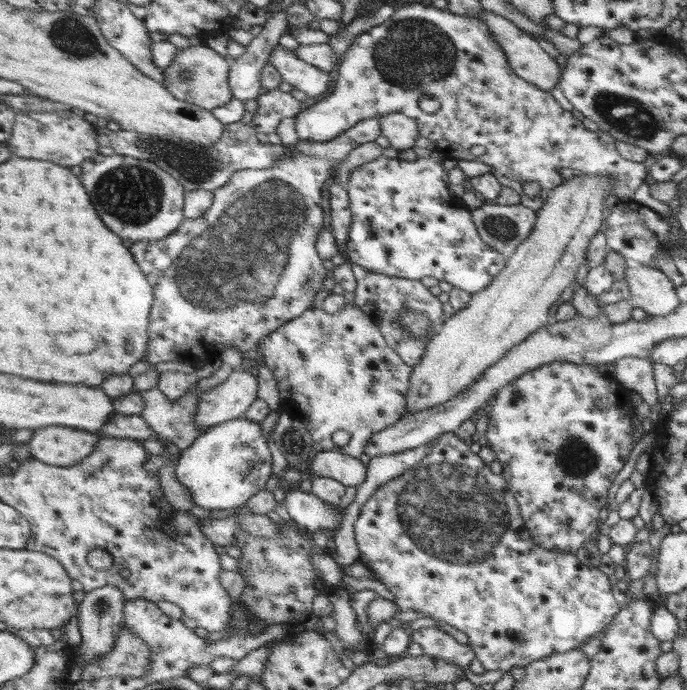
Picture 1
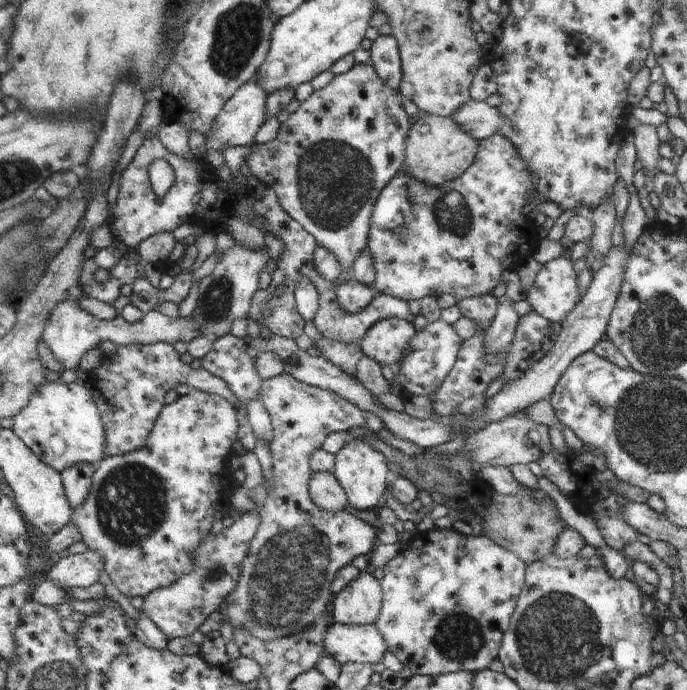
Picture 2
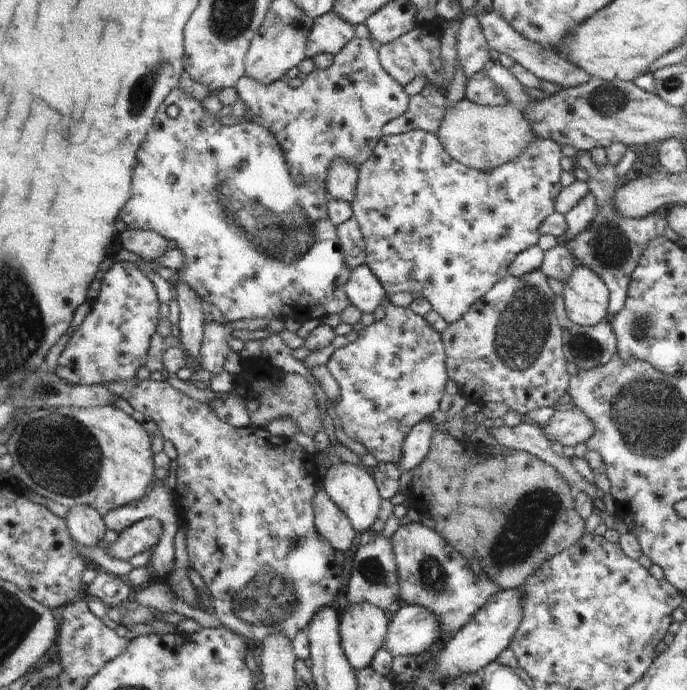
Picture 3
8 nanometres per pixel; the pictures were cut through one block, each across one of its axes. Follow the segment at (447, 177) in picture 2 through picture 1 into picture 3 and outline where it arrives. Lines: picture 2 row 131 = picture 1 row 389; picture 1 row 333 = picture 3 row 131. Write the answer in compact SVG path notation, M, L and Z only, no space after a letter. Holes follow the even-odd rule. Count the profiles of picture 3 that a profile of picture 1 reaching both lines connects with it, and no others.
M465 98L455 106L445 106L445 116L435 136L443 144L443 150L455 158L455 162L481 172L489 172L511 160L519 160L525 148L537 140L531 132L531 122L527 122L521 110L509 106L507 102L499 106L477 106Z

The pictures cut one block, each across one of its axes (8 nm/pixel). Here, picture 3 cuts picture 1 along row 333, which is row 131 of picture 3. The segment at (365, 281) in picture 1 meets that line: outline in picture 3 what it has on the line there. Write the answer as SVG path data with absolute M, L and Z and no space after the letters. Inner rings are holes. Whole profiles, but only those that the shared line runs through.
M427 84L419 94L411 96L411 108L407 108L407 114L383 128L383 136L401 136L411 130L437 134L443 116L445 92L441 92L435 84Z

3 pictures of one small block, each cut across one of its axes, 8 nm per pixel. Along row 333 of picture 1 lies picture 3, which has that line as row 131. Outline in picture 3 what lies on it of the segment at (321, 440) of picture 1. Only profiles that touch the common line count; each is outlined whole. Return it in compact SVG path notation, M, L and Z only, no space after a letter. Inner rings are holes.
M359 36L335 56L331 68L311 72L301 88L293 88L293 84L285 80L263 84L245 72L239 78L237 90L241 100L249 106L249 120L267 124L279 138L283 150L287 150L287 160L295 170L297 182L305 178L327 182L331 164L335 164L337 158L363 166L385 138L383 128L411 108L411 96L407 96L405 88L383 70L377 44Z

